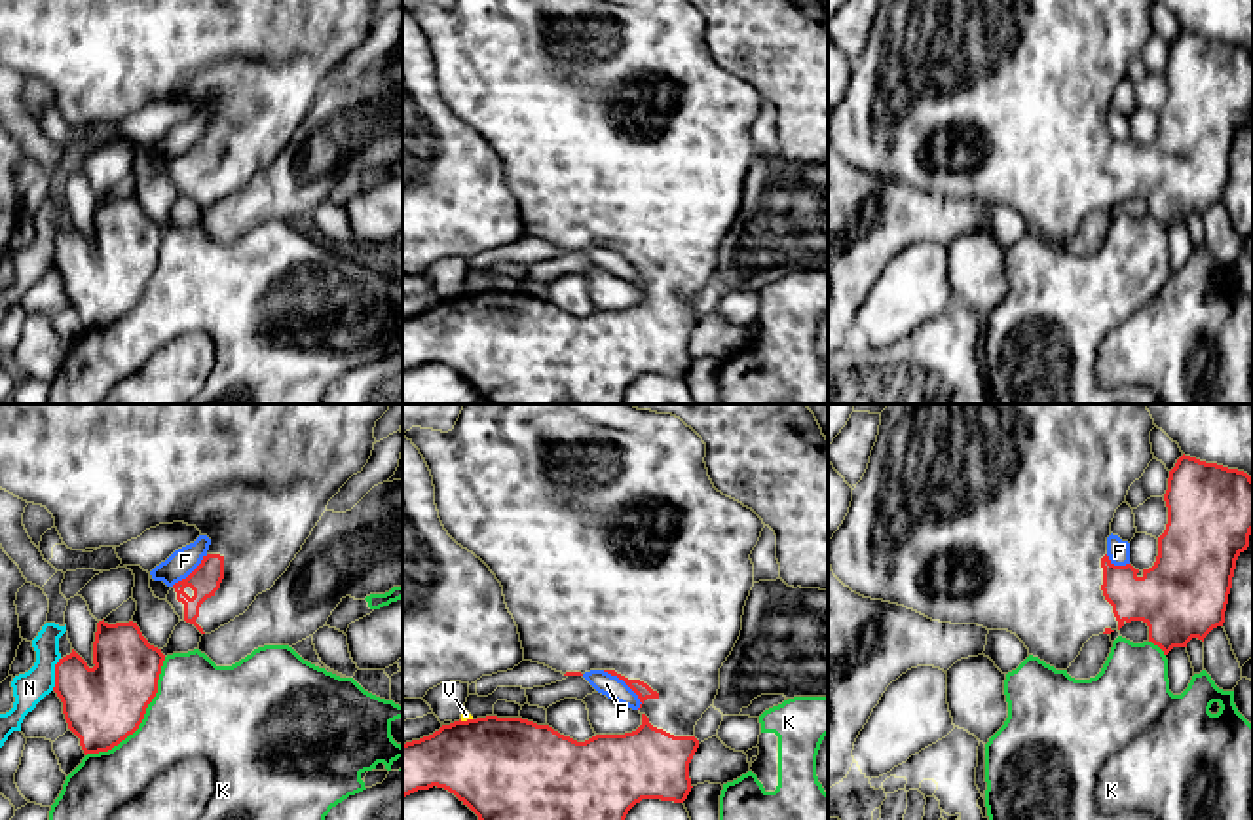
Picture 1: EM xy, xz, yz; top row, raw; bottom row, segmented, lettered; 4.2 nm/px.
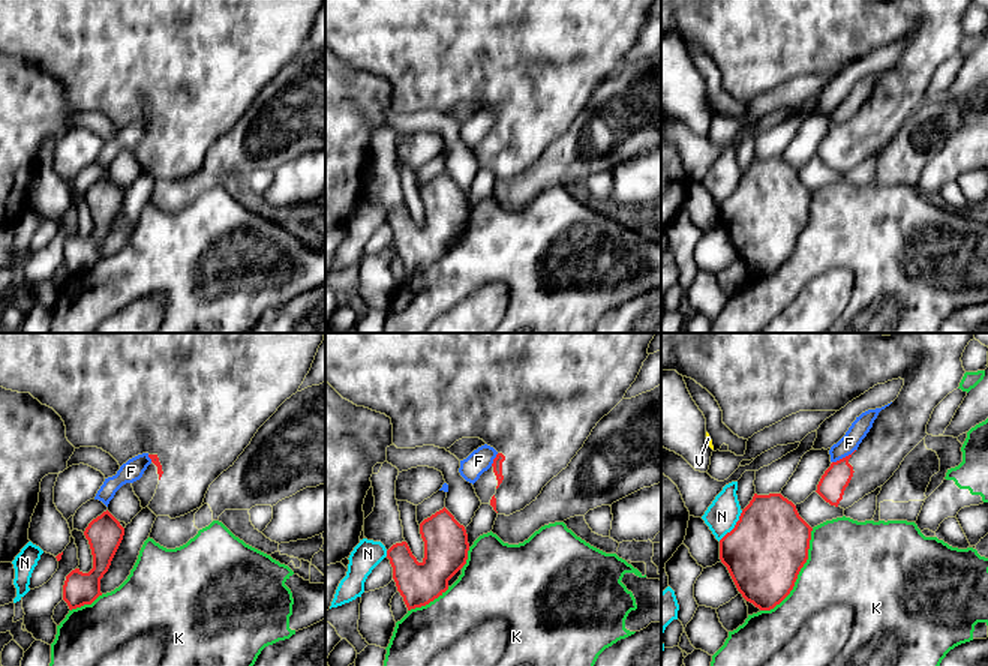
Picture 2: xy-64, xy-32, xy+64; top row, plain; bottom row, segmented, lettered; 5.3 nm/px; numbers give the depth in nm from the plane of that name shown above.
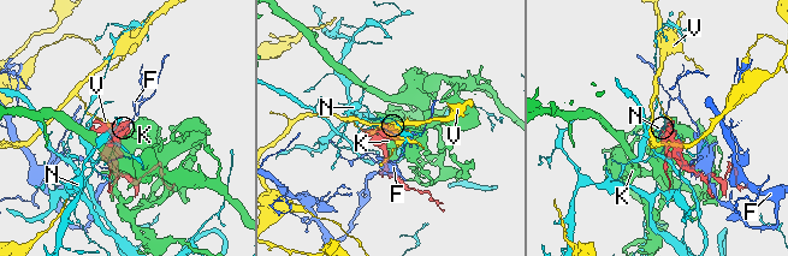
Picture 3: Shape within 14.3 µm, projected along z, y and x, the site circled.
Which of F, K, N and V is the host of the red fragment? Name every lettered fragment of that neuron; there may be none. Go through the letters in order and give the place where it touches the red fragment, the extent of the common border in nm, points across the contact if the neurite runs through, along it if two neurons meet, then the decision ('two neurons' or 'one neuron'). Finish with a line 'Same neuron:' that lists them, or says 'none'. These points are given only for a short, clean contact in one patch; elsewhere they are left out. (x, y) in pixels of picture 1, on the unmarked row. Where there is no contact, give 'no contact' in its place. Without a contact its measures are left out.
F: contact xz (625, 257); length 220 nm; two neurons
K: contact xy (143, 293); length 550 nm; two neurons
N: contact xy (56, 249); length 150 nm; two neurons
V: contact xz (467, 295); length 60 nm; two neurons
Same neuron: none

